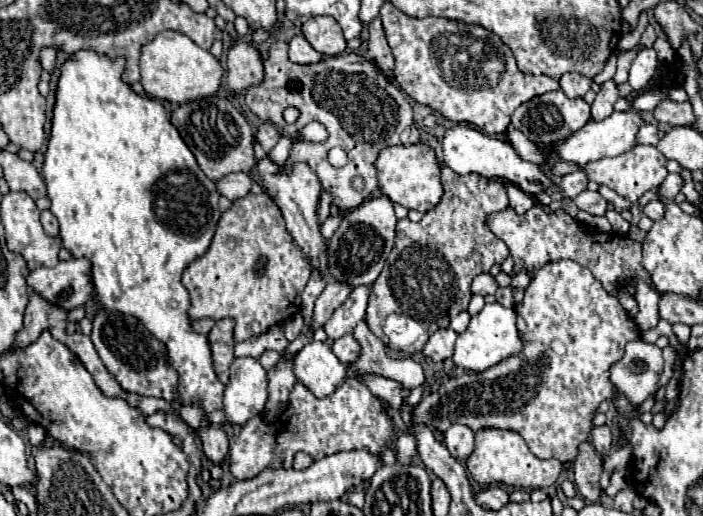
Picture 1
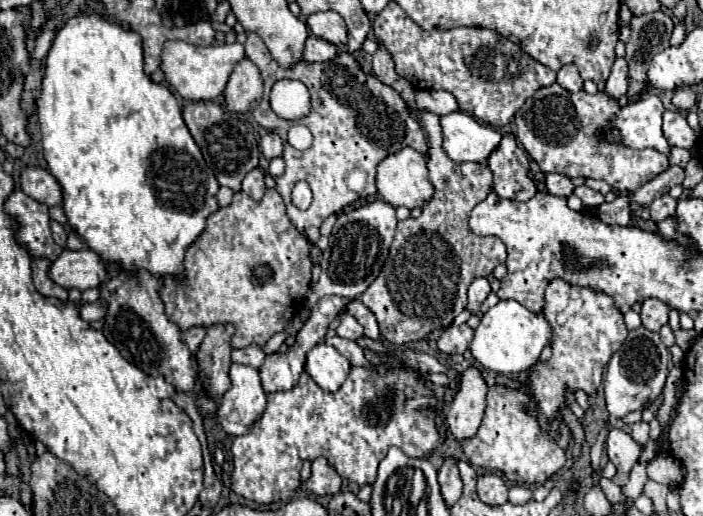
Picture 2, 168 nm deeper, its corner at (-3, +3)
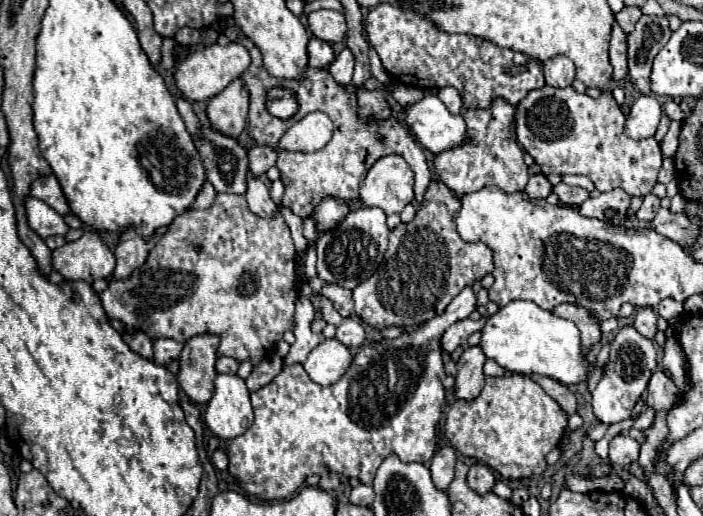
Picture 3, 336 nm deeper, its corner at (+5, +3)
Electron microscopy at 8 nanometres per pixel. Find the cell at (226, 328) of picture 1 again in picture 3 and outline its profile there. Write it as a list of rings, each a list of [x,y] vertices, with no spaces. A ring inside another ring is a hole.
[[[203,333],[203,335],[191,337],[185,345],[185,353],[179,355],[179,369],[181,371],[177,373],[177,381],[193,403],[207,403],[213,397],[213,389],[215,389],[213,381],[217,377],[217,371],[215,371],[217,347],[219,347],[219,337],[213,333]]]

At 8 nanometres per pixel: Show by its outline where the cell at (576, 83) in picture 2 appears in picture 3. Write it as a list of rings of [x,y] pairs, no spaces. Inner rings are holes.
[[[557,55],[549,59],[543,65],[543,71],[545,71],[545,83],[551,87],[569,87],[575,79],[573,61],[565,55]]]

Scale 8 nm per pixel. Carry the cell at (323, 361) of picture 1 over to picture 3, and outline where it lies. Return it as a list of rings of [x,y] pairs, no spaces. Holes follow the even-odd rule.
[[[327,339],[309,353],[303,367],[315,383],[327,387],[345,375],[351,361],[353,357],[345,345],[341,345],[337,339]]]

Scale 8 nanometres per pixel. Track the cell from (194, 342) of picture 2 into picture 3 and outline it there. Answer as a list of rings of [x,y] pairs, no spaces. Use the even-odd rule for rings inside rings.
[[[155,339],[155,363],[165,365],[165,361],[171,361],[173,357],[179,357],[185,343],[179,343],[175,339]]]

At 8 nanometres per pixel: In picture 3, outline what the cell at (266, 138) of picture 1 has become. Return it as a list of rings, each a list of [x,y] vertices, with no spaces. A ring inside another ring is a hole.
[[[255,145],[249,149],[249,171],[253,175],[263,175],[277,161],[277,149],[269,145]]]

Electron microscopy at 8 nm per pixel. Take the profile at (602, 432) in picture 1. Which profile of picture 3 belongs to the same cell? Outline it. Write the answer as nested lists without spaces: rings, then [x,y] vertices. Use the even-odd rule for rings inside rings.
[[[615,435],[609,443],[609,461],[613,467],[627,469],[631,463],[639,459],[639,441],[629,435]]]

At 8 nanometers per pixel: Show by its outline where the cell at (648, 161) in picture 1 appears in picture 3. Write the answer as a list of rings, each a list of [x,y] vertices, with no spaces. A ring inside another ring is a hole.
[[[545,85],[531,91],[515,107],[517,143],[535,159],[543,175],[587,175],[599,191],[621,187],[629,195],[645,197],[657,183],[663,155],[653,137],[641,141],[625,137],[623,121],[625,115],[609,89],[593,99],[585,93],[579,95],[573,87],[557,89]]]

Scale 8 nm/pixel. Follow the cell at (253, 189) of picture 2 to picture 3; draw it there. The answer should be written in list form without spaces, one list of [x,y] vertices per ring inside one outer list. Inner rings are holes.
[[[249,177],[247,179],[245,199],[247,199],[249,211],[255,213],[255,215],[259,215],[259,217],[271,217],[277,211],[277,205],[269,197],[267,185],[259,177]]]

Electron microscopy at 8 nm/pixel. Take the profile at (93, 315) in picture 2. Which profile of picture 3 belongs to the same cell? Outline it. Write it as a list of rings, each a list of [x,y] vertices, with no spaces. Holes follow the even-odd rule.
[[[221,193],[221,195],[217,195],[215,203],[209,209],[187,209],[183,215],[177,215],[173,219],[173,223],[167,227],[167,233],[151,249],[147,261],[137,271],[133,271],[133,275],[129,279],[111,281],[109,287],[103,293],[99,293],[99,299],[101,299],[105,313],[111,319],[117,319],[117,321],[121,321],[129,327],[145,329],[155,339],[169,337],[169,339],[175,339],[175,341],[187,341],[187,339],[201,335],[201,333],[215,333],[215,335],[221,337],[221,343],[219,343],[219,349],[217,349],[219,355],[237,357],[237,361],[251,359],[253,365],[257,365],[275,347],[275,343],[283,339],[283,333],[293,329],[293,313],[295,313],[295,301],[297,301],[297,277],[295,277],[295,249],[293,249],[293,243],[291,243],[289,227],[285,225],[285,219],[279,211],[273,217],[257,217],[257,215],[249,213],[249,209],[245,209],[245,197],[243,195]]]

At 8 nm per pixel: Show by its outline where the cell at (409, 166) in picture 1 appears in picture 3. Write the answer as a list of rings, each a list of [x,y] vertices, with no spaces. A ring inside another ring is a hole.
[[[385,155],[369,169],[369,173],[367,173],[367,177],[365,177],[363,185],[361,185],[361,201],[367,207],[383,209],[387,215],[401,213],[403,207],[415,199],[413,181],[415,181],[413,171],[409,169],[407,161],[401,155]]]

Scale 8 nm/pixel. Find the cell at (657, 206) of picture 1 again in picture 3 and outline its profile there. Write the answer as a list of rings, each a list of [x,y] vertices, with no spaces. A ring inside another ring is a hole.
[[[649,193],[649,195],[643,197],[643,205],[637,211],[637,217],[643,219],[643,221],[653,221],[653,217],[655,217],[657,211],[659,211],[659,197],[655,197],[653,193]]]

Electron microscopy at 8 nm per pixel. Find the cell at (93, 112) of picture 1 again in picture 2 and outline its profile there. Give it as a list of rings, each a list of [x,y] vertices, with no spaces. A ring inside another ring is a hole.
[[[83,9],[75,17],[63,23],[63,27],[57,31],[51,49],[45,57],[45,75],[43,75],[43,87],[41,87],[41,97],[37,101],[37,117],[41,125],[41,135],[43,135],[43,155],[49,165],[49,171],[53,177],[61,183],[63,189],[63,209],[69,219],[69,225],[79,233],[85,243],[101,255],[103,261],[111,263],[121,263],[121,269],[133,273],[139,269],[147,269],[157,277],[163,275],[183,275],[183,255],[185,249],[203,233],[207,217],[219,209],[217,205],[217,189],[219,183],[213,175],[213,171],[205,165],[205,159],[201,155],[201,149],[193,141],[183,115],[181,107],[175,99],[175,95],[161,83],[153,83],[149,75],[143,71],[143,47],[141,47],[141,37],[139,33],[133,33],[131,29],[123,29],[117,23],[107,21],[105,17],[97,15],[93,9]]]

